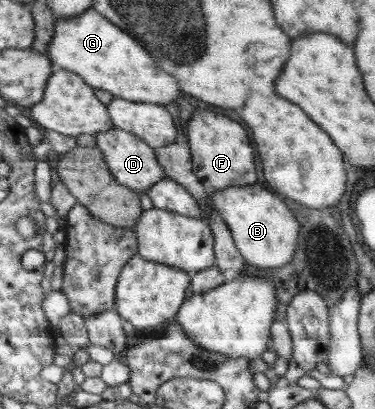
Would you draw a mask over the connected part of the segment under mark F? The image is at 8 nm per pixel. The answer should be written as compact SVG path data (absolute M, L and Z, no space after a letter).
M203 109L195 111L189 117L186 136L192 155L193 173L201 180L207 193L223 190L229 186L253 185L257 181L253 163L255 151L249 143L247 131L233 119L213 111L203 111Z

